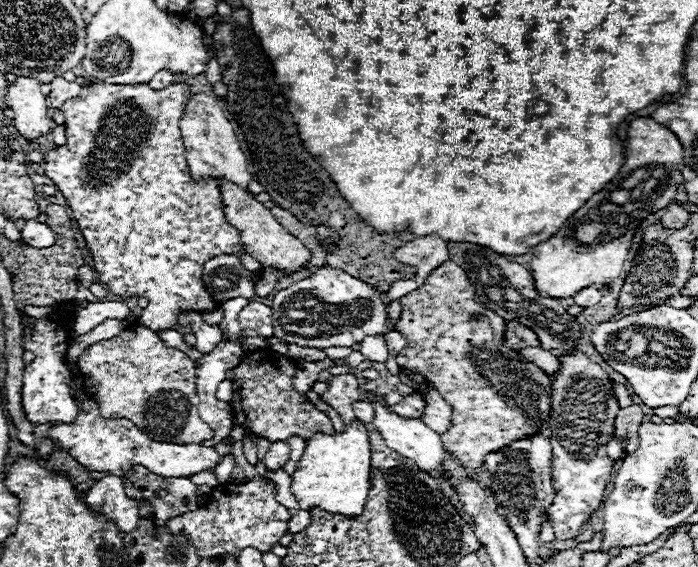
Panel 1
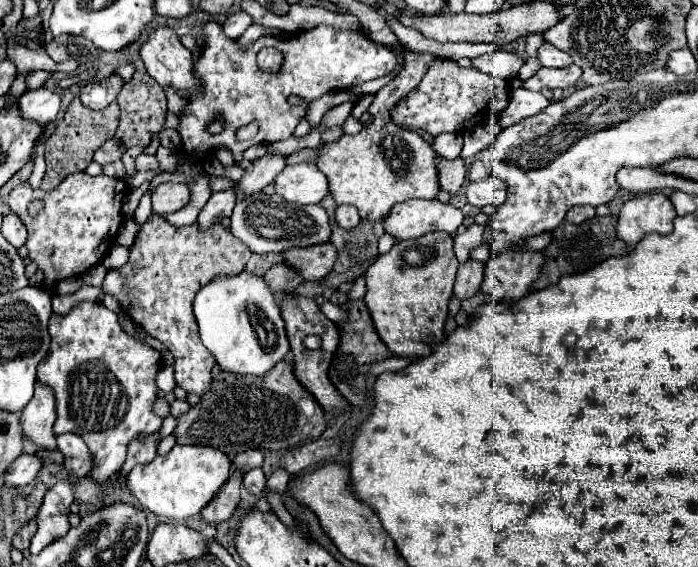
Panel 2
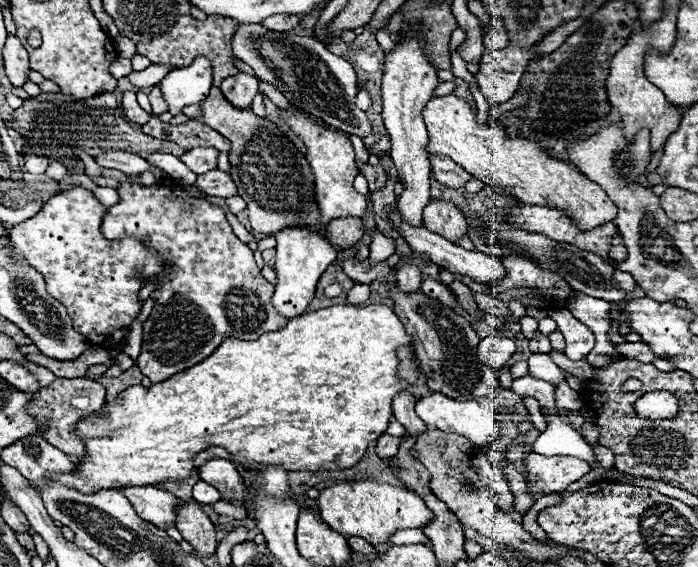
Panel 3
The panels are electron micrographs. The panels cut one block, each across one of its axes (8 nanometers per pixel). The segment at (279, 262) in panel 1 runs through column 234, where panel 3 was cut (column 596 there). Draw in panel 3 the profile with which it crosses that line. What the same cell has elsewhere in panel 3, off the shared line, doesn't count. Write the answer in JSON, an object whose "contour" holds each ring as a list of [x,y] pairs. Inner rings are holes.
{"contour":[[[450,94],[432,98],[422,110],[422,118],[430,136],[426,150],[432,156],[450,156],[466,172],[472,172],[474,178],[510,192],[522,204],[548,204],[548,208],[560,208],[560,212],[568,212],[572,222],[584,230],[616,220],[618,208],[610,202],[606,192],[590,182],[578,168],[550,158],[532,140],[508,138],[498,122],[478,126],[476,112],[472,112],[470,104],[462,98]]]}

